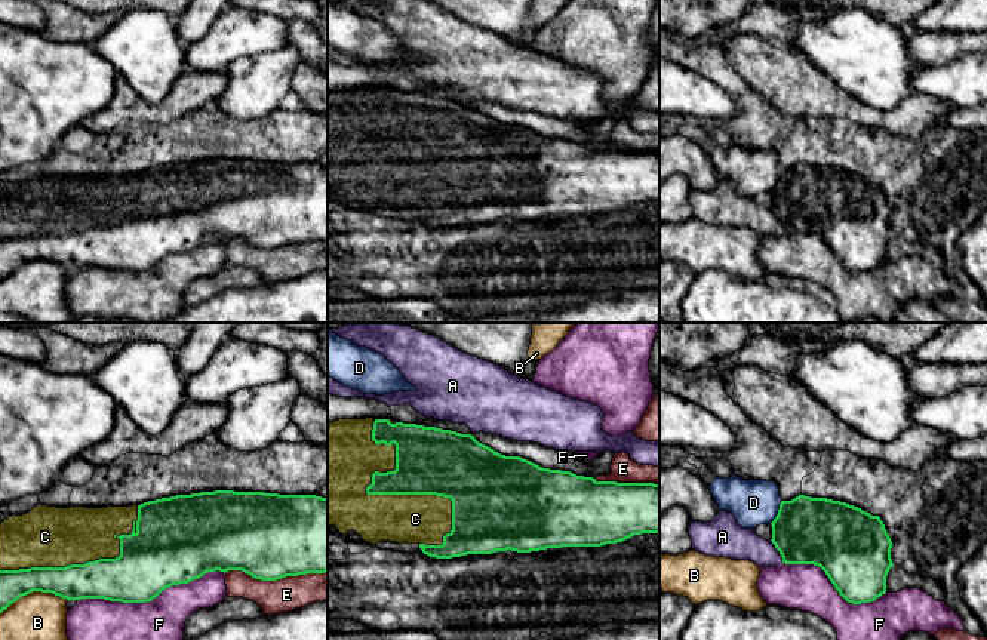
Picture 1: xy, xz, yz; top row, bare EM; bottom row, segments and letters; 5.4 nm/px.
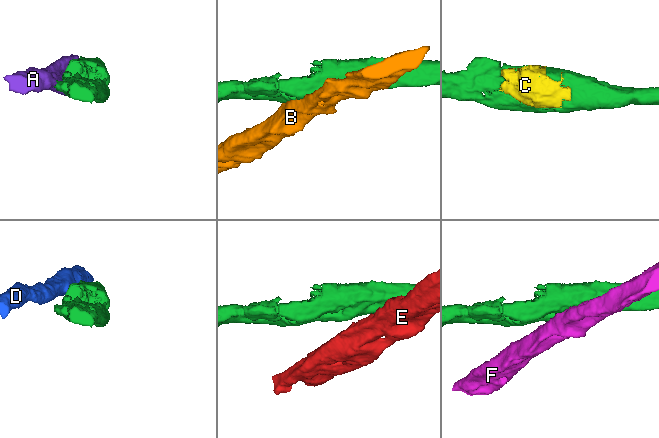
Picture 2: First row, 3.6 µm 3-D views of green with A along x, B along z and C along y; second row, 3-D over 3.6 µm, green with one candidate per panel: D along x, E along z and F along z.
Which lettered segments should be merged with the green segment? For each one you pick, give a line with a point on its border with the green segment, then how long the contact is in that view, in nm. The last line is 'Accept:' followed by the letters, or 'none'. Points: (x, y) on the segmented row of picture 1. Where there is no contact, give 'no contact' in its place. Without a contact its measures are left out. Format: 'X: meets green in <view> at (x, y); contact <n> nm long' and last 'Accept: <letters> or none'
C: meets green in xz at (378, 494); contact 800 nm long
Accept: C

